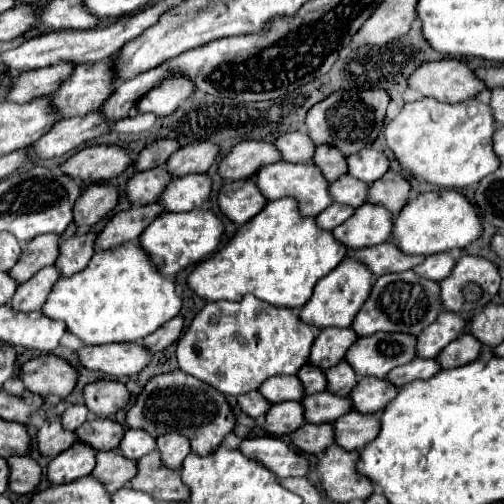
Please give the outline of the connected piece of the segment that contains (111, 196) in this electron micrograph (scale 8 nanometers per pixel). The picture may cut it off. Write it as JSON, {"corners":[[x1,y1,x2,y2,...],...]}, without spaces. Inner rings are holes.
{"corners":[[91,184,83,190,79,200,75,202,75,224,77,226,93,226,99,220,107,218,109,212,117,206,121,190,111,184]]}

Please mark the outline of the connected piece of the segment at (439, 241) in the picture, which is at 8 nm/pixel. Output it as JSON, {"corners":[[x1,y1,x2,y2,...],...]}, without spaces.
{"corners":[[431,190,409,200,395,218,393,236,405,254,437,254,451,248,465,248,483,234,481,218,475,206,459,190]]}

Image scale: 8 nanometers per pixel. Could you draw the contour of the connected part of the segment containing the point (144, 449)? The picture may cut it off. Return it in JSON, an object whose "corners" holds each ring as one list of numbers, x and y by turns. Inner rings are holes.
{"corners":[[127,430,123,440,121,440,121,454,131,458,131,460,139,460,145,454,153,452,157,448,155,438,151,438,149,434,145,434,145,430]]}

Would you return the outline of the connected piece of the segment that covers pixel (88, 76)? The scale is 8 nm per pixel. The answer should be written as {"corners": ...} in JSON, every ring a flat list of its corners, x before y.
{"corners":[[113,58,93,62,93,66,77,66,71,78,61,84,53,100,63,118,87,114,105,102,115,88,109,86,109,62,113,62]]}

